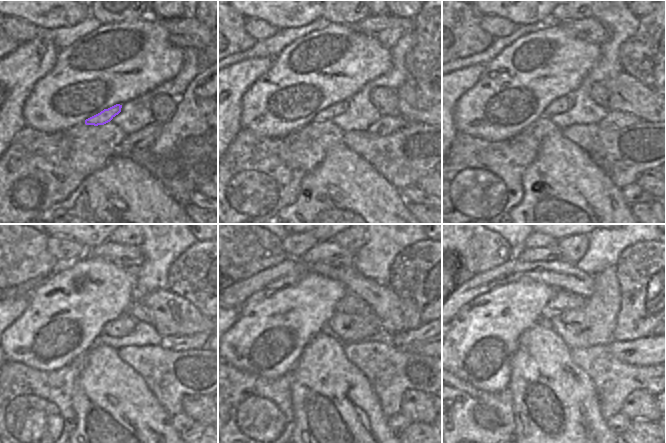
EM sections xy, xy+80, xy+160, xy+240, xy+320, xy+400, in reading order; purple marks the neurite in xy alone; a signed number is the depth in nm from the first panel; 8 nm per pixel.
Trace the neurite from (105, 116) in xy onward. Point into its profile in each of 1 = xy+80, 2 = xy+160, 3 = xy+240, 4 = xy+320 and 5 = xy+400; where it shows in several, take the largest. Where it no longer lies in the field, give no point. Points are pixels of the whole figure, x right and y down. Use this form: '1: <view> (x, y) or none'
1: xy+80 (329, 113)
2: xy+160 (562, 104)
3: xy+240 (123, 326)
4: xy+320 (350, 328)
5: xy+400 (593, 323)

